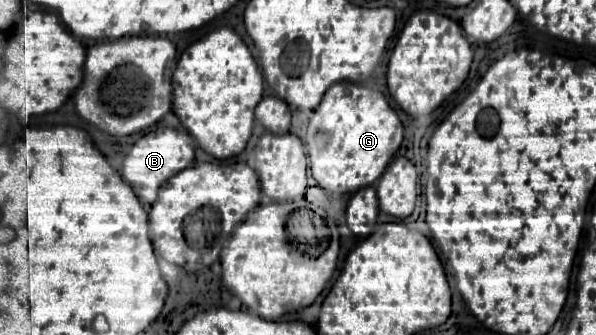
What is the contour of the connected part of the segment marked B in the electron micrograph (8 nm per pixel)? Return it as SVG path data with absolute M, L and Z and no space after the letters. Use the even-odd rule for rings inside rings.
M159 127L147 135L143 135L133 149L129 151L129 155L125 157L123 163L123 179L133 187L135 195L139 197L139 201L149 207L155 199L157 199L157 191L159 187L173 175L177 175L179 171L187 169L193 163L195 151L193 151L193 141L189 137L187 131L183 129L171 129L171 127Z

